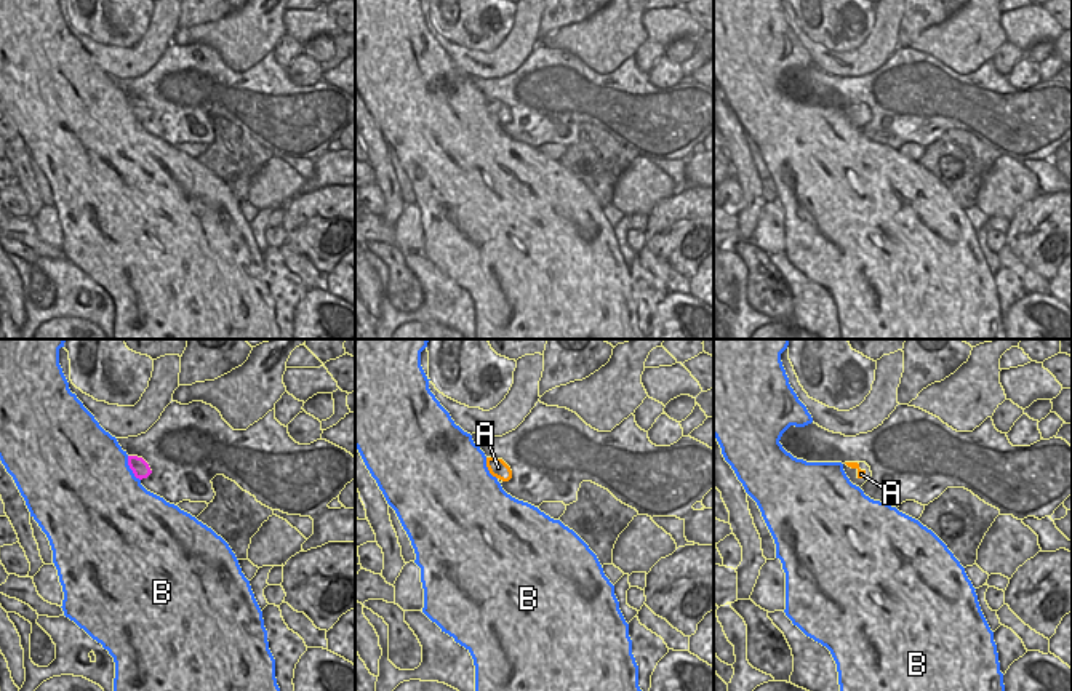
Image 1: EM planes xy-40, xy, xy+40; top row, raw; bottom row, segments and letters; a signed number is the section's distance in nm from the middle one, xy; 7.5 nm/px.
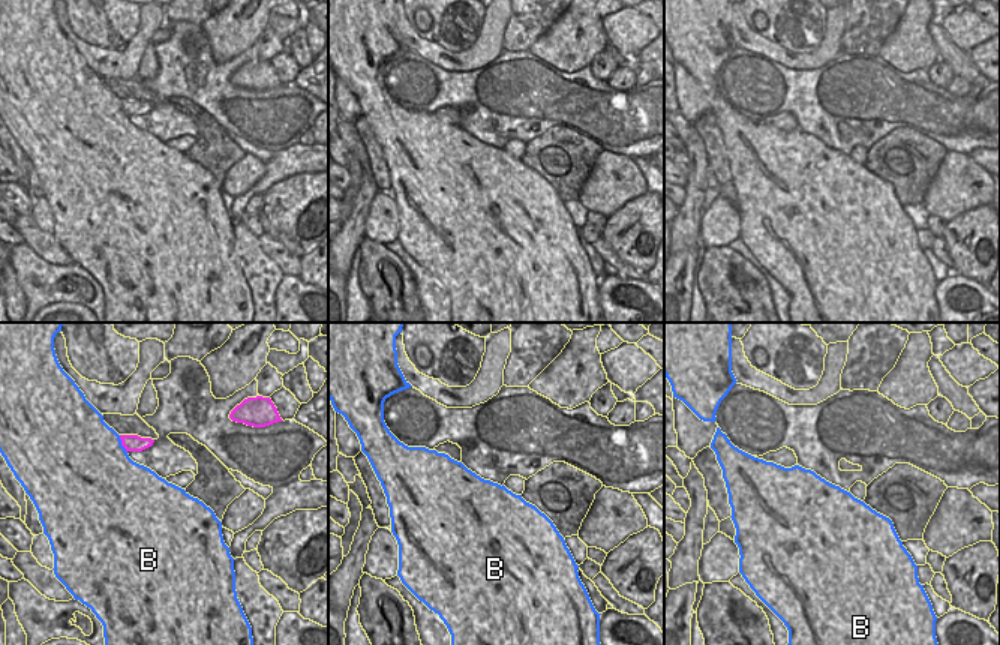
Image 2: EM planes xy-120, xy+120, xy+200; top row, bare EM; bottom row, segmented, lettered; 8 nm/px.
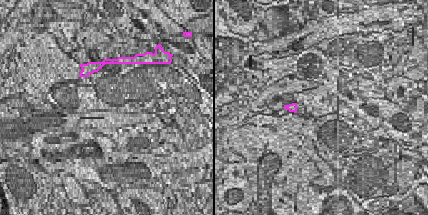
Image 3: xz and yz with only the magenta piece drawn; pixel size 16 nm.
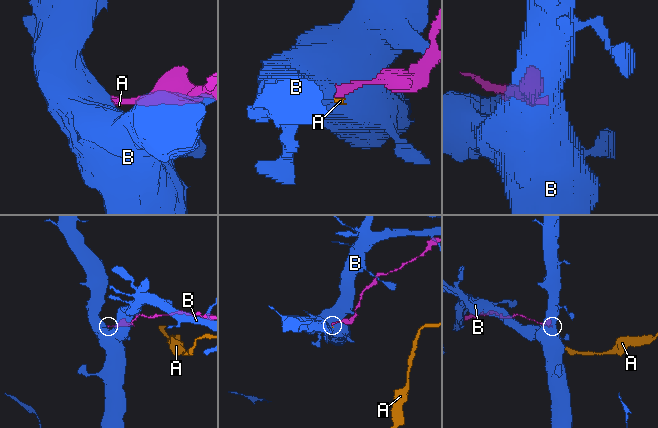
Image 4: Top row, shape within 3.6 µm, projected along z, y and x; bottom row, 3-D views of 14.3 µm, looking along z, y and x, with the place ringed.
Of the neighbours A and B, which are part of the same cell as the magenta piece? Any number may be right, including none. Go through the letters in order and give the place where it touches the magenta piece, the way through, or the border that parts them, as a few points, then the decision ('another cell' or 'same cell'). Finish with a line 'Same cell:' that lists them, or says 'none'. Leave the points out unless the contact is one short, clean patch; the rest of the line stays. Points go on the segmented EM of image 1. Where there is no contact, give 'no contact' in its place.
A: no contact; another cell
B: meets magenta in xy-40 at (130, 467); another cell
Same cell: none

